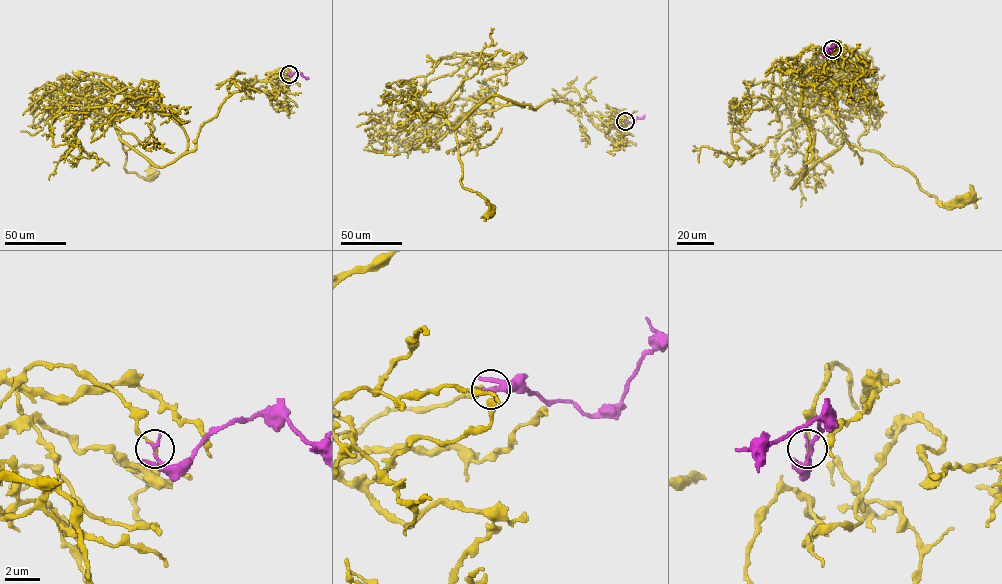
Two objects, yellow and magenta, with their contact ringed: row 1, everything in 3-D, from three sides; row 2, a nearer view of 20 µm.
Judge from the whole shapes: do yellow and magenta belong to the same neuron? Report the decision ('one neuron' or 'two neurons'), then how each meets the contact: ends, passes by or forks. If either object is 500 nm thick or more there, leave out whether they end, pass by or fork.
two neurons | yellow ends | magenta ends

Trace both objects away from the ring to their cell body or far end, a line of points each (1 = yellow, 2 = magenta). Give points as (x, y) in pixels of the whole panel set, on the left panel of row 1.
1: (289, 74), (281, 68), (231, 93), (200, 128), (196, 148), (163, 166), (120, 136), (125, 170), (153, 174)
2: (289, 74), (297, 71), (308, 78)

